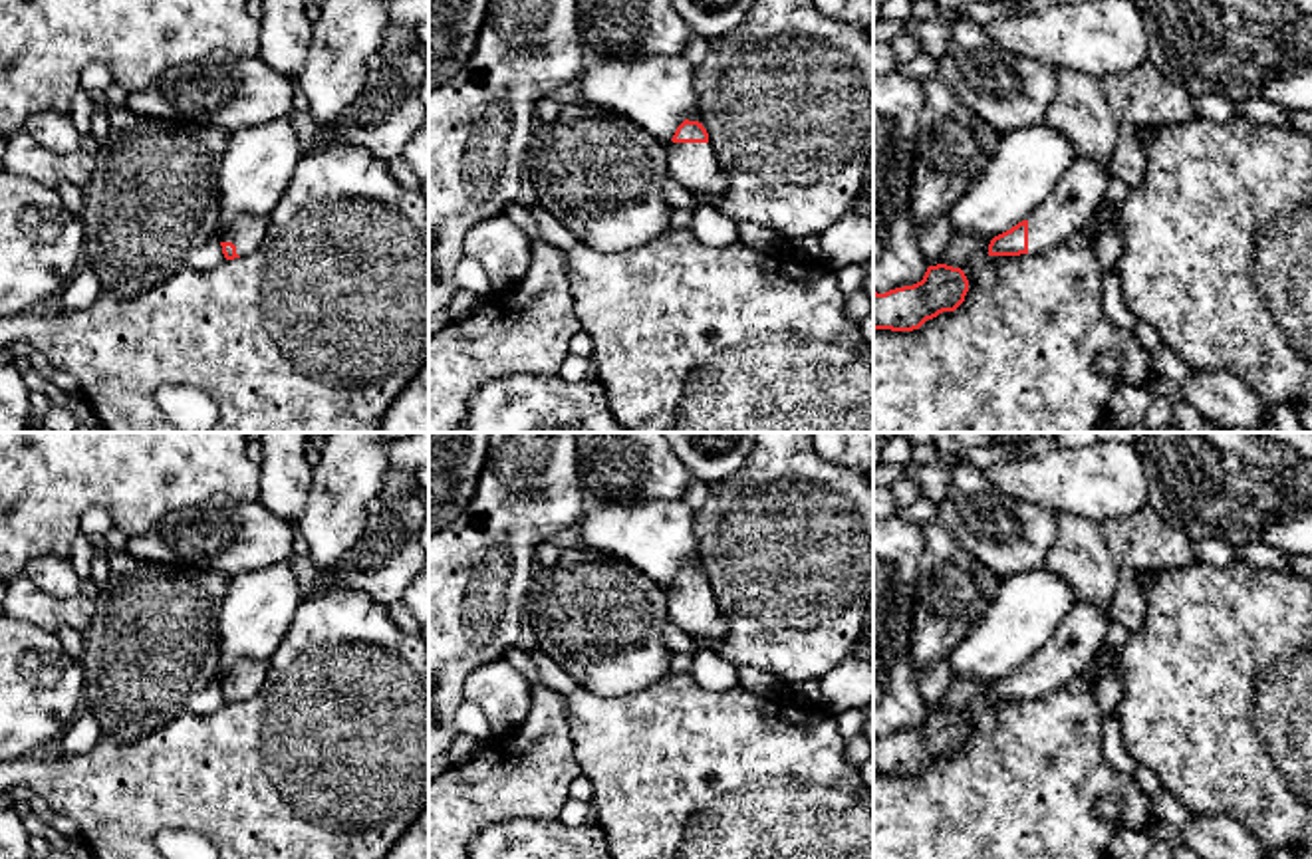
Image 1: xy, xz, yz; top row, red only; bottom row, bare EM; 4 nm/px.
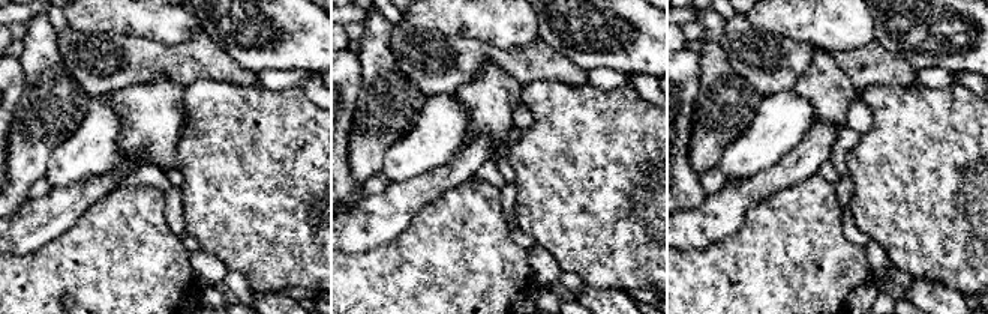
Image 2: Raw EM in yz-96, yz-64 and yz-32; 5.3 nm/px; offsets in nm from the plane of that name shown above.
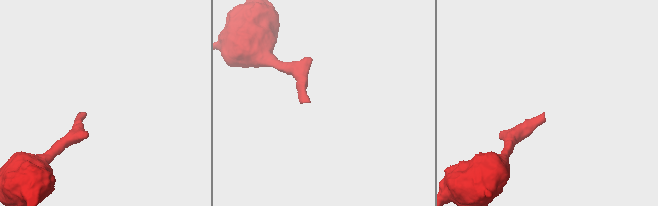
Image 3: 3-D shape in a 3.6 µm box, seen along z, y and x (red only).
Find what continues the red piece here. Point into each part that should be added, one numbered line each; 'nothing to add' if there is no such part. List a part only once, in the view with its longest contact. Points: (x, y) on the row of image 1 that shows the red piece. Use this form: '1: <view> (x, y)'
1: xz (691, 165)

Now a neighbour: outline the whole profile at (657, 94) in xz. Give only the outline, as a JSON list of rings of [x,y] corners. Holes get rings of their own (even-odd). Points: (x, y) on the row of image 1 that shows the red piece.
[[[683,56],[588,60],[580,93],[586,103],[633,121],[663,145],[685,119],[701,123],[695,65]]]

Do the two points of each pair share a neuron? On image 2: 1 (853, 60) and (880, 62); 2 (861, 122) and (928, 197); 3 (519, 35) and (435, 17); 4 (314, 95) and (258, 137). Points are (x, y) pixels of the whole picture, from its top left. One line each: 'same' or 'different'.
1: same
2: different
3: same
4: different

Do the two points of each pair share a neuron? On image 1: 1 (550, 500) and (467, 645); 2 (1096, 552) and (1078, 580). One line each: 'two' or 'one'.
1: one
2: one

